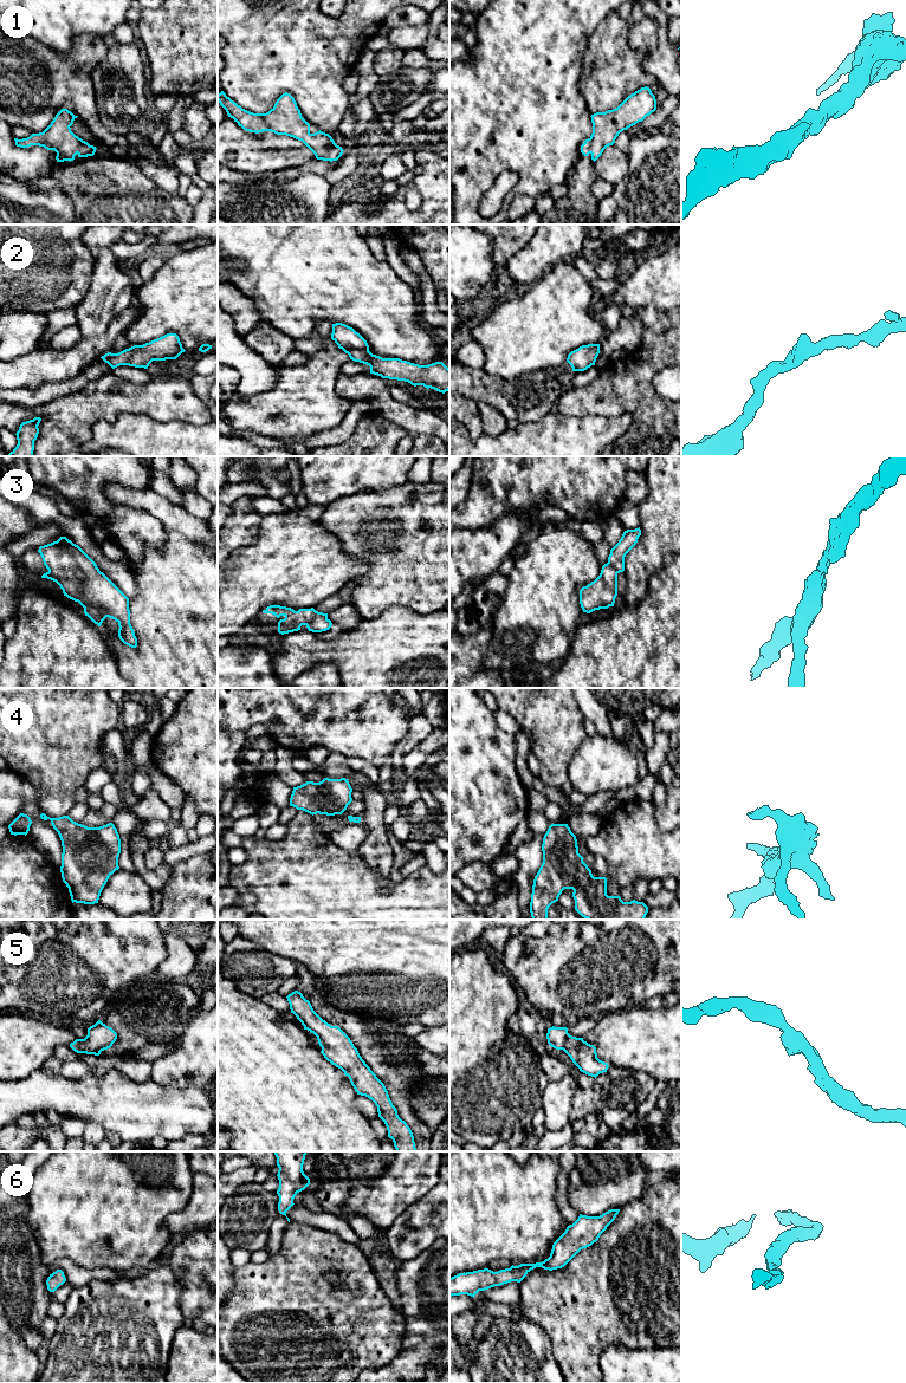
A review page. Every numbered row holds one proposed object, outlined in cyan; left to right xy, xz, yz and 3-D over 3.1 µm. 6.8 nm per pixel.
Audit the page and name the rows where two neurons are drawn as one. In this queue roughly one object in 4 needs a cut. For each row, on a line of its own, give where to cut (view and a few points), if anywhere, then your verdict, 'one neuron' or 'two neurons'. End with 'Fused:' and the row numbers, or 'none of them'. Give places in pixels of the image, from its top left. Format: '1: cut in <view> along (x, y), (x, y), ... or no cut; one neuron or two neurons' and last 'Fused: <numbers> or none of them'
1: no cut; one neuron
2: no cut; one neuron
3: no cut; one neuron
4: no cut; one neuron
5: no cut; one neuron
6: no cut; one neuron
Fused: none of them

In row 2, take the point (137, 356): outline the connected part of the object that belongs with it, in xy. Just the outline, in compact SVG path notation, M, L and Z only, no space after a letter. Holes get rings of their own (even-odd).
M167 333L143 345L134 345L118 353L108 352L101 358L112 369L119 365L148 369L153 361L176 359L186 350L176 333Z

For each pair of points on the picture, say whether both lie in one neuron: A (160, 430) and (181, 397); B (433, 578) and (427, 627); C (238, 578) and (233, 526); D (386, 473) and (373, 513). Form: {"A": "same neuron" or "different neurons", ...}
{"A": "different neurons", "B": "different neurons", "C": "different neurons", "D": "different neurons"}

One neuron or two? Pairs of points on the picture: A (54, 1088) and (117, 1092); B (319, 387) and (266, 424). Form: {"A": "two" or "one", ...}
{"A": "one", "B": "one"}

